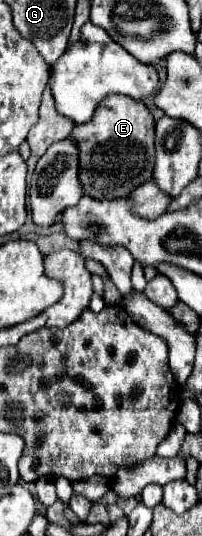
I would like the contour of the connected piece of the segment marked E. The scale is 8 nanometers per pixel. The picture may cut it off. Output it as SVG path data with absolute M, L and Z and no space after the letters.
M110 95L100 103L92 121L88 121L84 125L76 125L70 137L76 139L78 147L80 147L80 183L82 183L84 195L90 195L94 199L128 197L132 193L132 189L136 189L140 183L144 183L146 179L152 177L154 119L142 101L134 101L124 95Z

